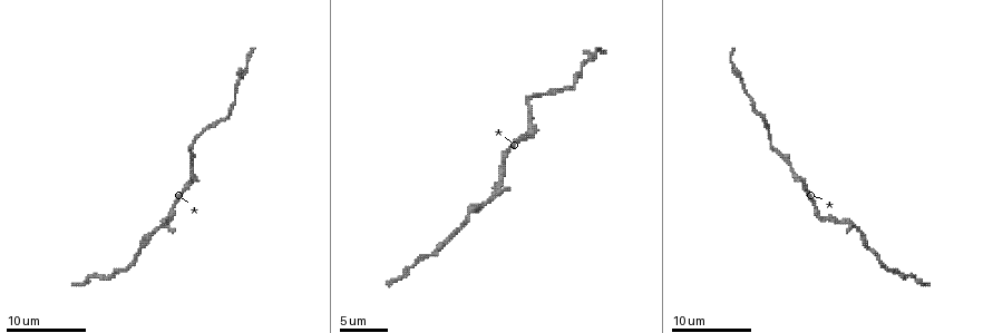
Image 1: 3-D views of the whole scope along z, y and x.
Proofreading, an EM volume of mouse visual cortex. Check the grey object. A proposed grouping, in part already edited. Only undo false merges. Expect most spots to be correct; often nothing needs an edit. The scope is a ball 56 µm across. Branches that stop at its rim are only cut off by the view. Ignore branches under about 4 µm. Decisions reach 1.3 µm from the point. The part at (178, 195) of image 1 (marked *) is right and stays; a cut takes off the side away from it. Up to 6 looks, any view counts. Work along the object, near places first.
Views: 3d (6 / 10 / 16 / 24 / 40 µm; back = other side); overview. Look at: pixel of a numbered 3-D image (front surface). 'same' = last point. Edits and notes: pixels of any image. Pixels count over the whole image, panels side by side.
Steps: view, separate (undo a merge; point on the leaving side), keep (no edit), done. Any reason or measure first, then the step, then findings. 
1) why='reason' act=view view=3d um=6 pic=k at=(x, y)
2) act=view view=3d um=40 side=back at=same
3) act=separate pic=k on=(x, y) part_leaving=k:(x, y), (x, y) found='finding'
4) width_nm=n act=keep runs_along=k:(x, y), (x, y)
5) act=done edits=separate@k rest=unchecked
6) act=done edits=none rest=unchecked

why='sudden change in width' act=view view=3d um=6 pic=1 at=(194, 174)

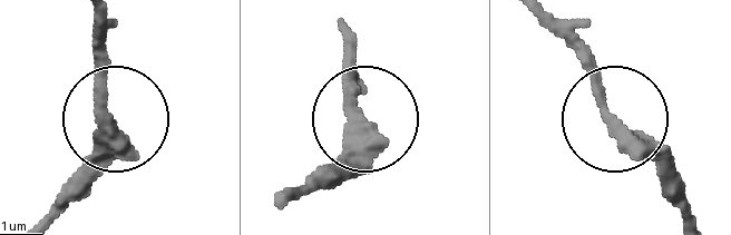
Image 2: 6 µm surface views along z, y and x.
act=keep runs_along=2:(286, 203), (358, 131), (358, 40) found='continuous, no second neuron'

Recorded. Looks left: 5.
why='a narrow waist' act=view view=3d um=6 pic=1 at=(221, 122)

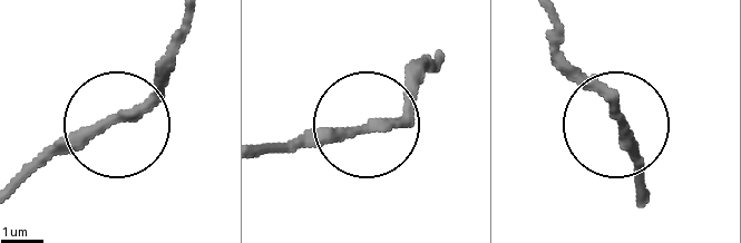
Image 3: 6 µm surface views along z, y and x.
act=keep runs_along=3:(10, 193), (137, 108), (176, 48) found='one neuron here'

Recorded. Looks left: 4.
why='calibre changes' act=view view=3d um=6 pic=1 at=(469, 215)

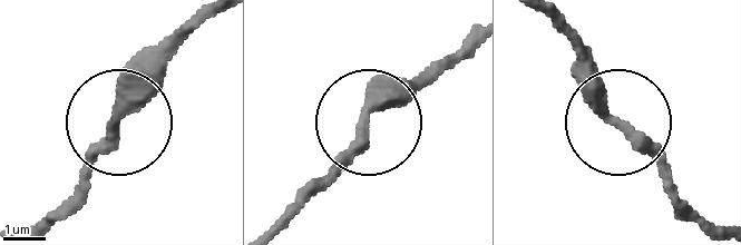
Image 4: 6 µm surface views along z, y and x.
why='other side' act=view view=3d um=6 side=back pic=4 at=(116, 121)

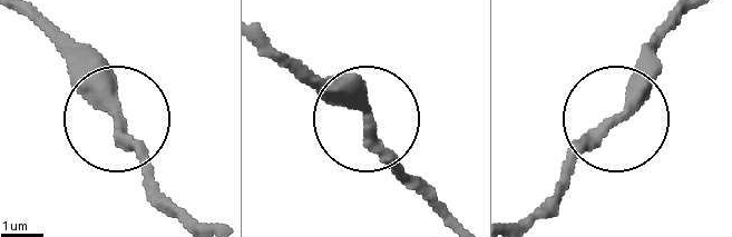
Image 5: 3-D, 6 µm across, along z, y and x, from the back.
act=keep runs_along=5:(22, 16), (188, 214) found='one neuron here'

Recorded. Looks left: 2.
act=done edits=none rest=unchecked

